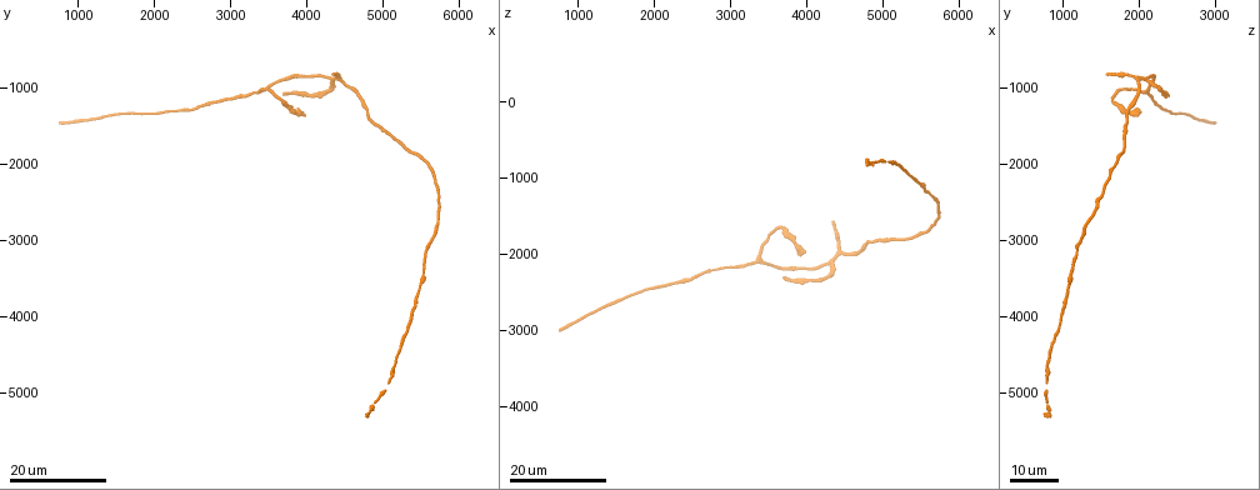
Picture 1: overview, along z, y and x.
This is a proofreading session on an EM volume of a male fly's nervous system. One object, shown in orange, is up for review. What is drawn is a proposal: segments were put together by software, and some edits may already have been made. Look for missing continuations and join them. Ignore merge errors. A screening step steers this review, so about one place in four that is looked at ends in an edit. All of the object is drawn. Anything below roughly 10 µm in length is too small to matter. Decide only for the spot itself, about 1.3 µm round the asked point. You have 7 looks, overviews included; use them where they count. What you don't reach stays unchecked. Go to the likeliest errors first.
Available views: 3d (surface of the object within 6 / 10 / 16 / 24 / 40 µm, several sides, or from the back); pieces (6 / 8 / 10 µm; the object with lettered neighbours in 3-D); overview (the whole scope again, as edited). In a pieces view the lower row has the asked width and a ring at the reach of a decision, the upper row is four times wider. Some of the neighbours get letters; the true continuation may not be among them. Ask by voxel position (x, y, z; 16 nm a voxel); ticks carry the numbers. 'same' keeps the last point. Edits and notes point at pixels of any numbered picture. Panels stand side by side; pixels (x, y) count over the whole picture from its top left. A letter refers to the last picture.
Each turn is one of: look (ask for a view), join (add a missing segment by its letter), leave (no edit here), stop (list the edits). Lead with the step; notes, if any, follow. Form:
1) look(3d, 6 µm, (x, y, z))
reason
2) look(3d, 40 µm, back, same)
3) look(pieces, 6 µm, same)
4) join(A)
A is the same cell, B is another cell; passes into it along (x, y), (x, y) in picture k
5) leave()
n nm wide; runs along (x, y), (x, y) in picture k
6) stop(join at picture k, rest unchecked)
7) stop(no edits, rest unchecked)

look(3d, 16 µm, (750, 1450, 3000))
long arm stops here

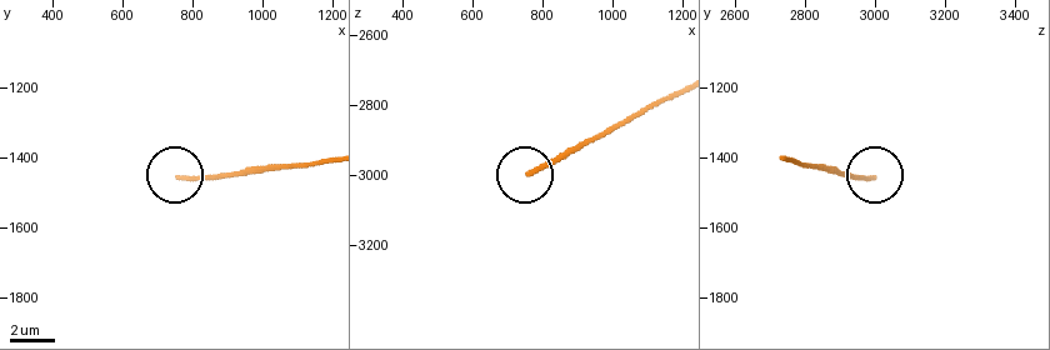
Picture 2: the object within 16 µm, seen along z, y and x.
look(pieces, 8 µm, (770, 1460, 2990))

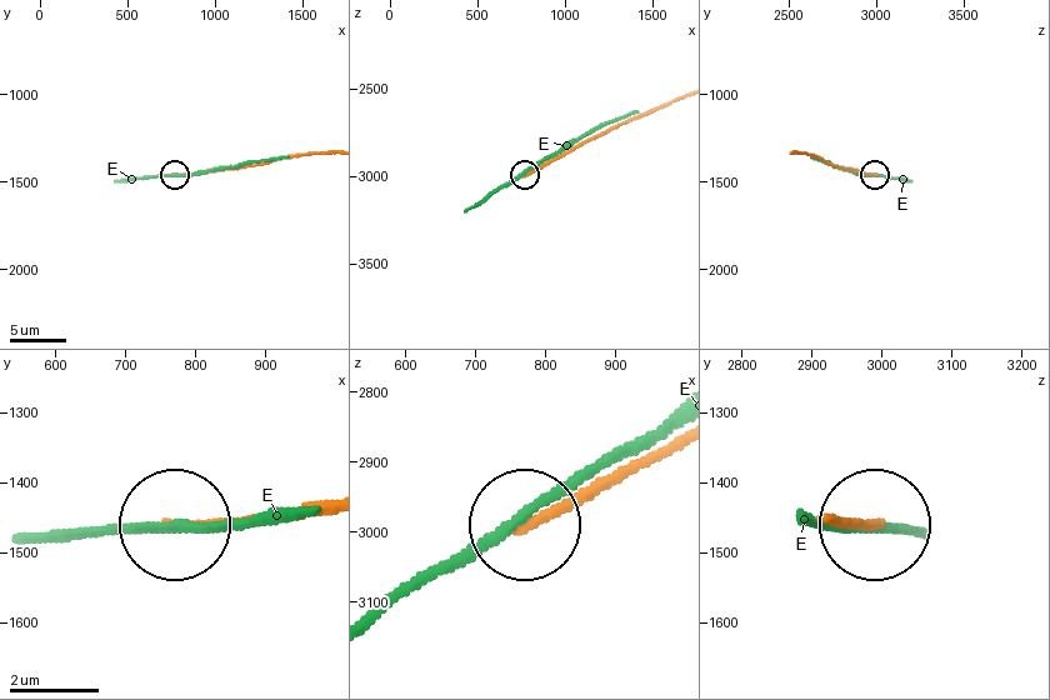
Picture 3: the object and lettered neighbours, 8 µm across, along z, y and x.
leave()
E is another cell; runs along (323, 505), (181, 528) in picture 3; none of them fits

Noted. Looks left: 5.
look(3d, 16 µm, (4800, 5350, 850))
an open end

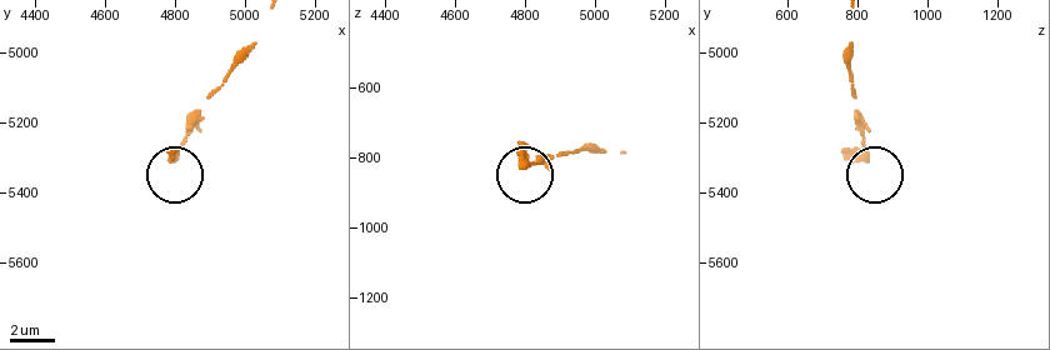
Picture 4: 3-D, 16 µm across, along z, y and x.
look(pieces, 8 µm, (4800, 5300, 820))
see the neighbours

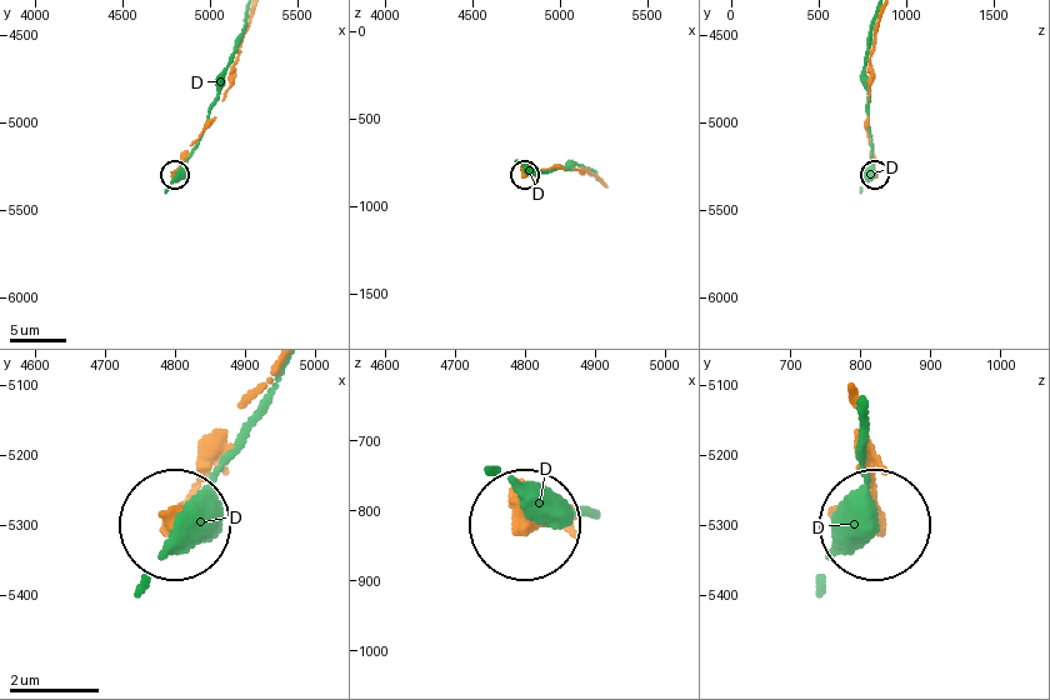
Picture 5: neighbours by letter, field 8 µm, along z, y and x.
leave()
D is another cell; no lettered segment goes on from it

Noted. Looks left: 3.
look(3d, 16 µm, (4350, 850, 1550))
branch stops here

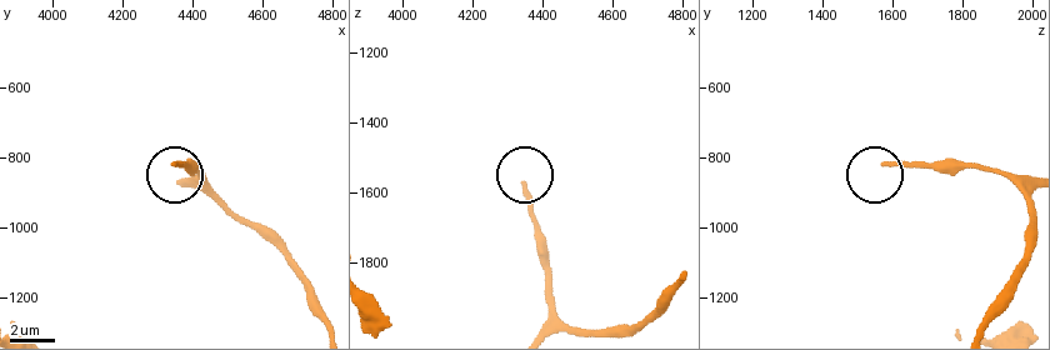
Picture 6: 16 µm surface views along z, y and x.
look(pieces, 6 µm, (4340, 820, 1590))

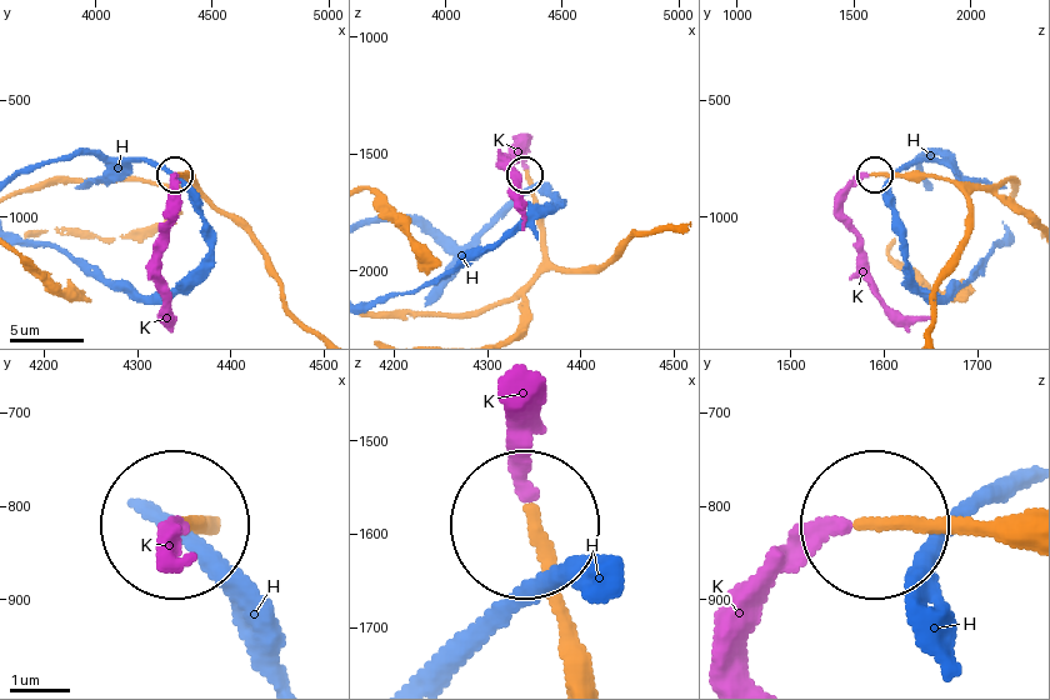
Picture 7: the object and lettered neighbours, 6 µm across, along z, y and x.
join(K)
K is the same cell, H is another cell; the neuron continues

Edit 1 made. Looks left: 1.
stop(join at picture 7, rest unchecked)

